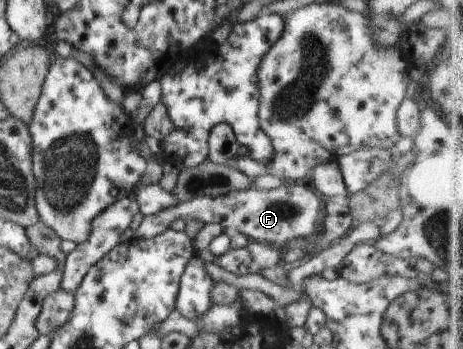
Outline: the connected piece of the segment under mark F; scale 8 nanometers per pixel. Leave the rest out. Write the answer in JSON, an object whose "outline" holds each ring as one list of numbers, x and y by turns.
{"outline":[[284,181,282,185,271,190,259,190,258,188,250,187,246,189,229,191,224,195,216,197,202,196,195,197,190,201,178,202,176,205,169,207,167,210,157,211,156,213,145,215,134,231,135,238,151,238,165,232,168,225,174,219,200,219,204,224,218,224,225,232,240,232,249,240,272,244,277,248,280,245,286,245,288,241,292,241,295,237,308,237,308,235,318,235,321,231,320,219,320,201,314,196,314,190,305,181]]}

